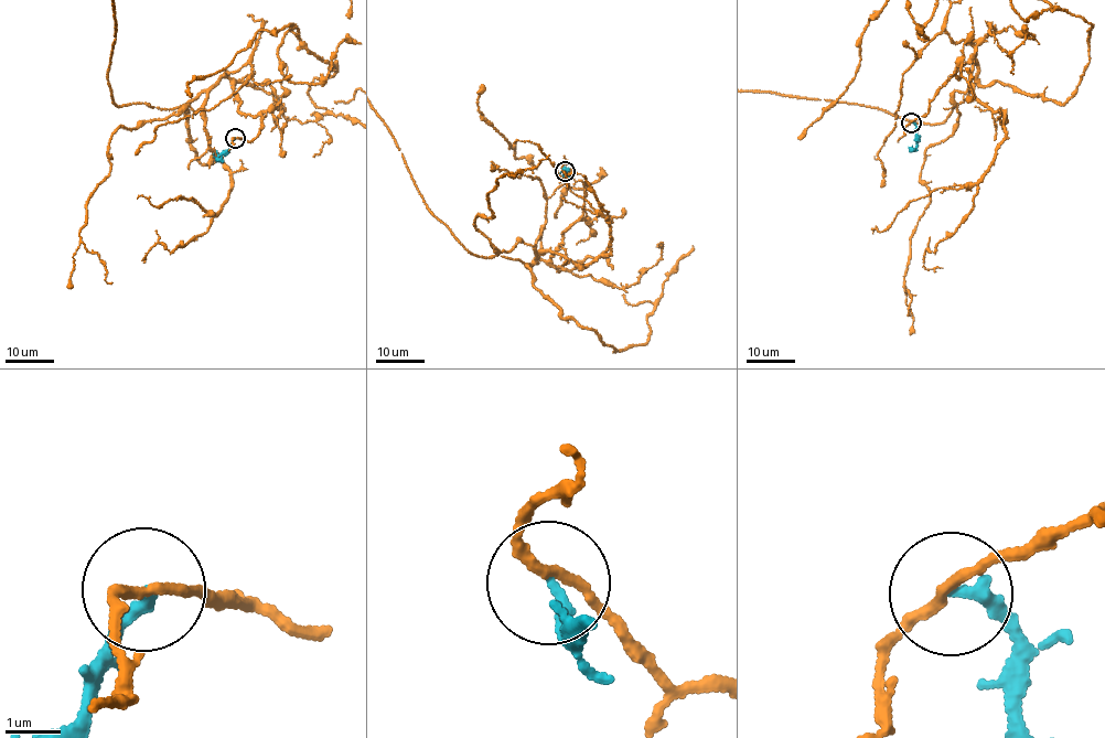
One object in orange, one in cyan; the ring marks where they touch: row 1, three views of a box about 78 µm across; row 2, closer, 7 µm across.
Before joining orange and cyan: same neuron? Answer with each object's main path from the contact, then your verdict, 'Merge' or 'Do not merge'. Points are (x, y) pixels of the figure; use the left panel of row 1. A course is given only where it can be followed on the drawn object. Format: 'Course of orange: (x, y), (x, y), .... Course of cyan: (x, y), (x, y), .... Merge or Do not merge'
Course of orange: (234, 138), (260, 117), (223, 77), (184, 111), (210, 164), (338, 72), (290, 23), (190, 97). Course of cyan: (234, 138), (231, 147), (215, 159), (214, 153). Do not merge

